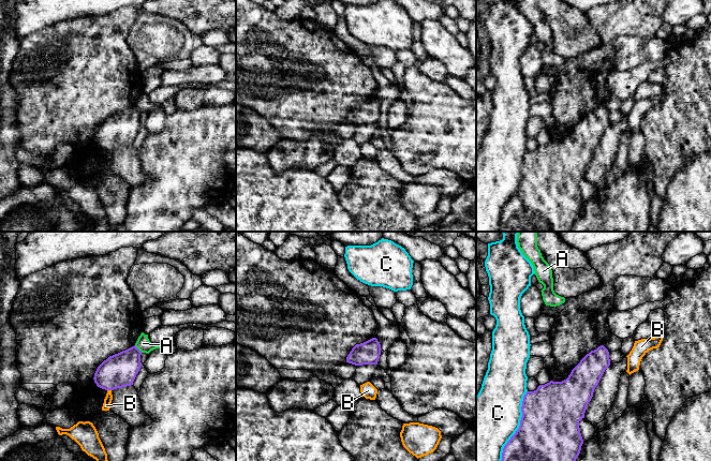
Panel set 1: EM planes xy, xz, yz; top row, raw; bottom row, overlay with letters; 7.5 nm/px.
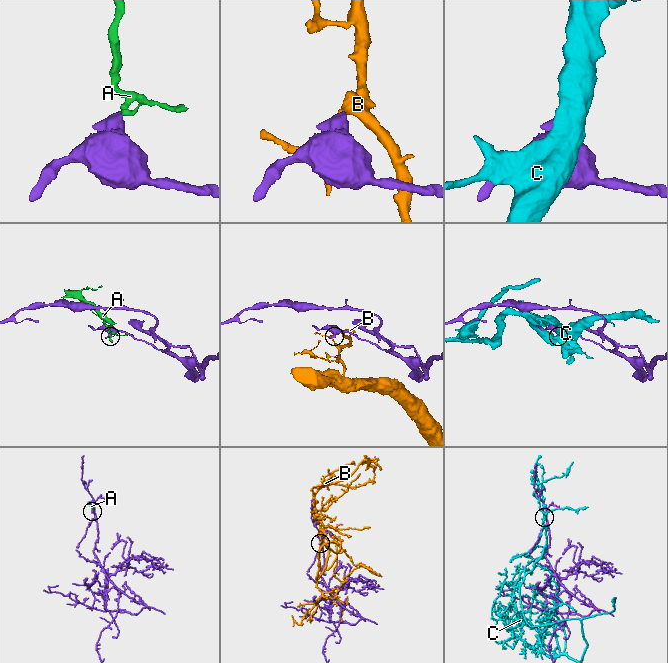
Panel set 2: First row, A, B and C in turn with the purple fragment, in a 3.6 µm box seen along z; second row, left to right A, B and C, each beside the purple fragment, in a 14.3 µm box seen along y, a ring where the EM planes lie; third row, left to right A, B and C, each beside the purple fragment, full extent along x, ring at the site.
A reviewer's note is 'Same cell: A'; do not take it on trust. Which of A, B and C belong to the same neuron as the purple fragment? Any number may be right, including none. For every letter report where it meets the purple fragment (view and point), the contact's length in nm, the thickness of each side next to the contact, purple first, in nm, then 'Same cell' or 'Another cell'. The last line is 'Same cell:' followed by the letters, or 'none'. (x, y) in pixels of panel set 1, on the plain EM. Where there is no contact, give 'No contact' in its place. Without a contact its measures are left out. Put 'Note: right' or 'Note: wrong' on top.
Note: wrong
A: Touches purple at xy (137, 108). Shared border 80 nm. Thickness 260 nm (purple) against 110 nm. Another cell
B: Touches purple at xy (109, 149). Shared border 30 nm. Thickness 260 nm (purple) against 60 nm. Another cell
C: Touches purple at yz (516, 191). Shared border 650 nm. Thickness 500 nm (purple) against 440 nm. Another cell
Same cell: none

